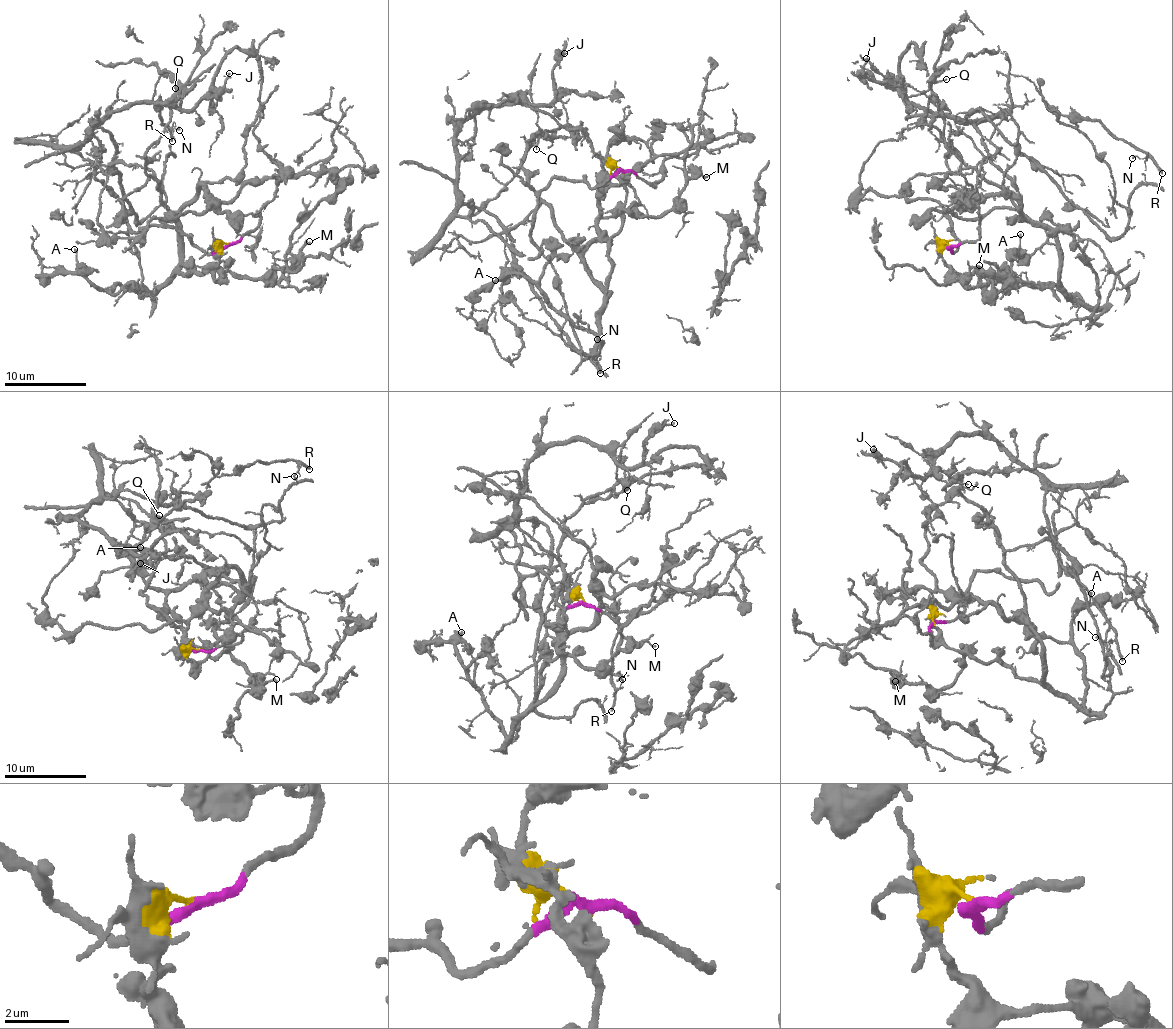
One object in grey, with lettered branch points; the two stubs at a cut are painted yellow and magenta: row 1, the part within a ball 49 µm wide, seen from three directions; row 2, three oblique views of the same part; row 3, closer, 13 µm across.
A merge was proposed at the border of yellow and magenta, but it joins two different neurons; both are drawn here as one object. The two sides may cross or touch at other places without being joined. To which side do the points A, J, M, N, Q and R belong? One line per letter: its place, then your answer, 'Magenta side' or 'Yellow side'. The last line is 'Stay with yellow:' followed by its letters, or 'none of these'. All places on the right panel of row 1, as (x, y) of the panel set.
A: Place: (1020, 234). Yellow side
J: Place: (866, 58). Magenta side
M: Place: (979, 265). Yellow side
N: Place: (1132, 158). Magenta side
Q: Place: (946, 79). Yellow side
R: Place: (1162, 173). Magenta side
Stay with yellow: A, M, Q

